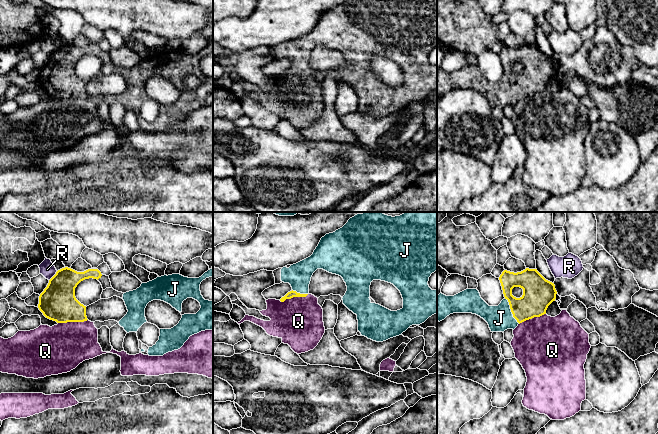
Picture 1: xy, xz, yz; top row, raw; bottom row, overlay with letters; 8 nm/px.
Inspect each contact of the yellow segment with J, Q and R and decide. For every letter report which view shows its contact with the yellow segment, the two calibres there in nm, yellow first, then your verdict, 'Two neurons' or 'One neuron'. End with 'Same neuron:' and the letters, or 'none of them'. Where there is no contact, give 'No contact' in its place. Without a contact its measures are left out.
J: Touches yellow in yz. Thickness 240 nm (yellow) against 200 nm. One neuron
Q: Touches yellow in xy. Thickness 300 nm (yellow) against 380 nm. Two neurons
R: Touches yellow in xy. Thickness 300 nm (yellow) against 120 nm. Two neurons
Same neuron: J

